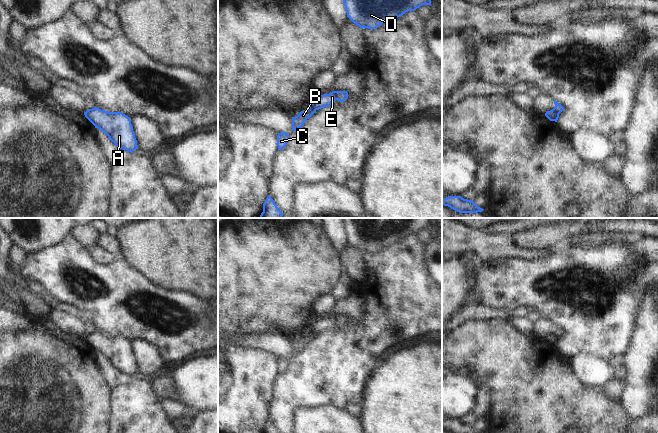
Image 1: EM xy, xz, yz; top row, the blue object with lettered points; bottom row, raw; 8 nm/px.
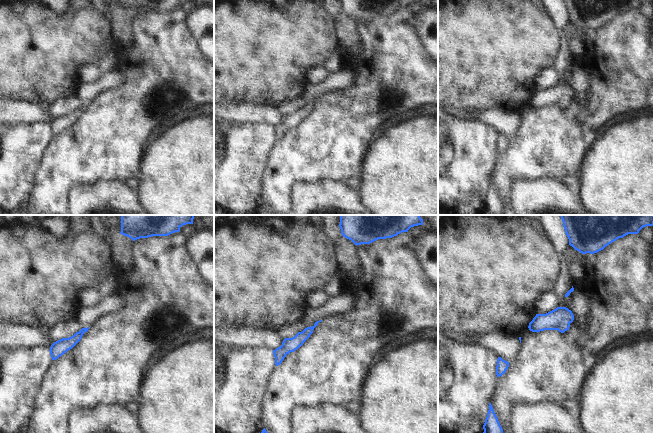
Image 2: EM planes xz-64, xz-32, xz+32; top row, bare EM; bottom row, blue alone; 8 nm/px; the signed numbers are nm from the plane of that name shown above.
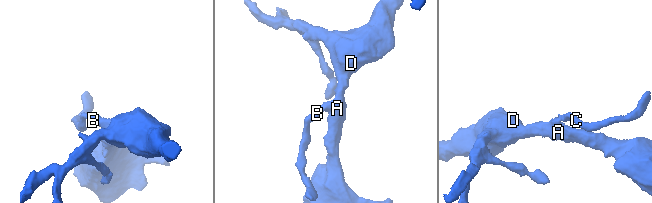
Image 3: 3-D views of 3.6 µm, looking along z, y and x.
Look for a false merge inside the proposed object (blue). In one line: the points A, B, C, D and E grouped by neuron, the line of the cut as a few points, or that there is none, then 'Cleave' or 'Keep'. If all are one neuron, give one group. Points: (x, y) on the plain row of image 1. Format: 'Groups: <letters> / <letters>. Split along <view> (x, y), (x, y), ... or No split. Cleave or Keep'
Groups: A D E / B C. Split along xz (309, 329), (316, 333). Cleave.

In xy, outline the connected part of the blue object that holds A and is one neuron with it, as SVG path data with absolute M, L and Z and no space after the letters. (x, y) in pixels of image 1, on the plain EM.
M97 331L84 336L85 341L104 356L120 373L133 376L138 373L131 342L122 336L107 336Z

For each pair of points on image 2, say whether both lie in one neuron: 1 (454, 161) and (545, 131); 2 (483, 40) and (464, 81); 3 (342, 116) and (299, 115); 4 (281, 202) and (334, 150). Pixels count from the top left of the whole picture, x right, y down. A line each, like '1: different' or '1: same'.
1: different
2: same
3: different
4: same

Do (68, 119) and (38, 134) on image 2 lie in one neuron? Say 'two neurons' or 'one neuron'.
two neurons

